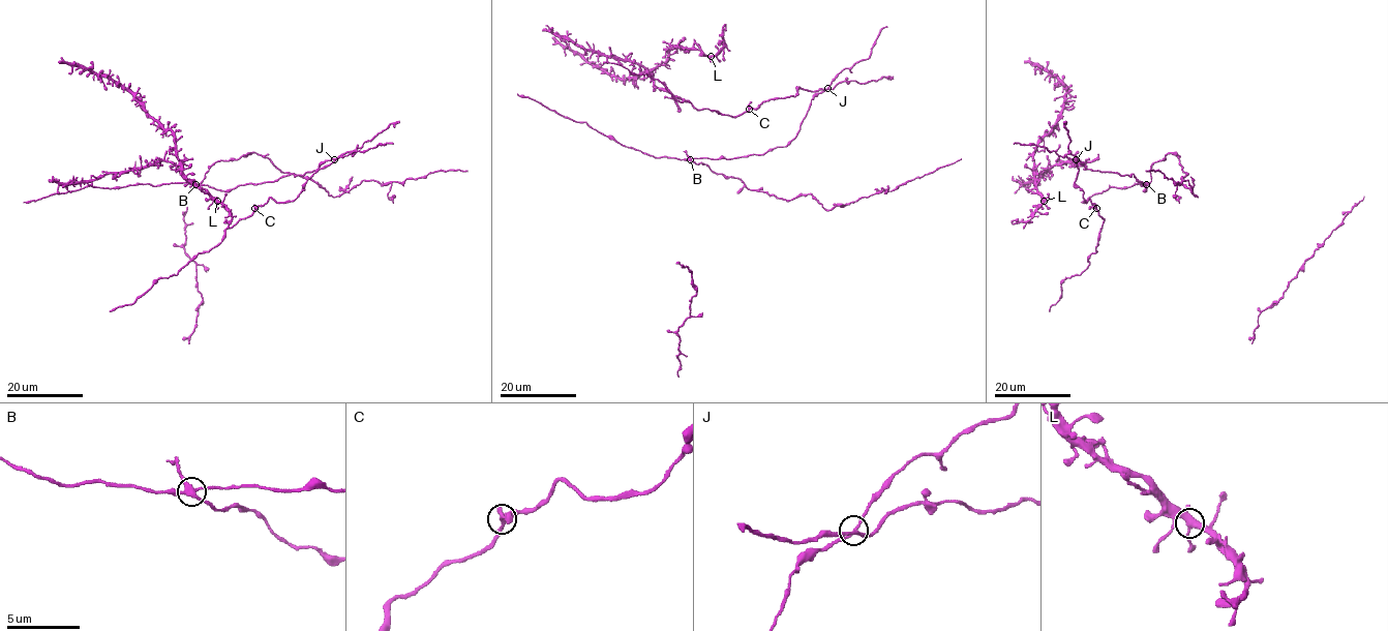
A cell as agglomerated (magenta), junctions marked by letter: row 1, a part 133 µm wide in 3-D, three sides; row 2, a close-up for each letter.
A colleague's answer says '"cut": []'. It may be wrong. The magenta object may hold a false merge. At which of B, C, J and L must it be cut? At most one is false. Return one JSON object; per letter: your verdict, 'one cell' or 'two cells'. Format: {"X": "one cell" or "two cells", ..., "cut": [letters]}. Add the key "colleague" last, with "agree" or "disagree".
{"B": "two cells", "C": "one cell", "J": "one cell", "L": "one cell", "cut": ["B"], "colleague": "disagree"}

